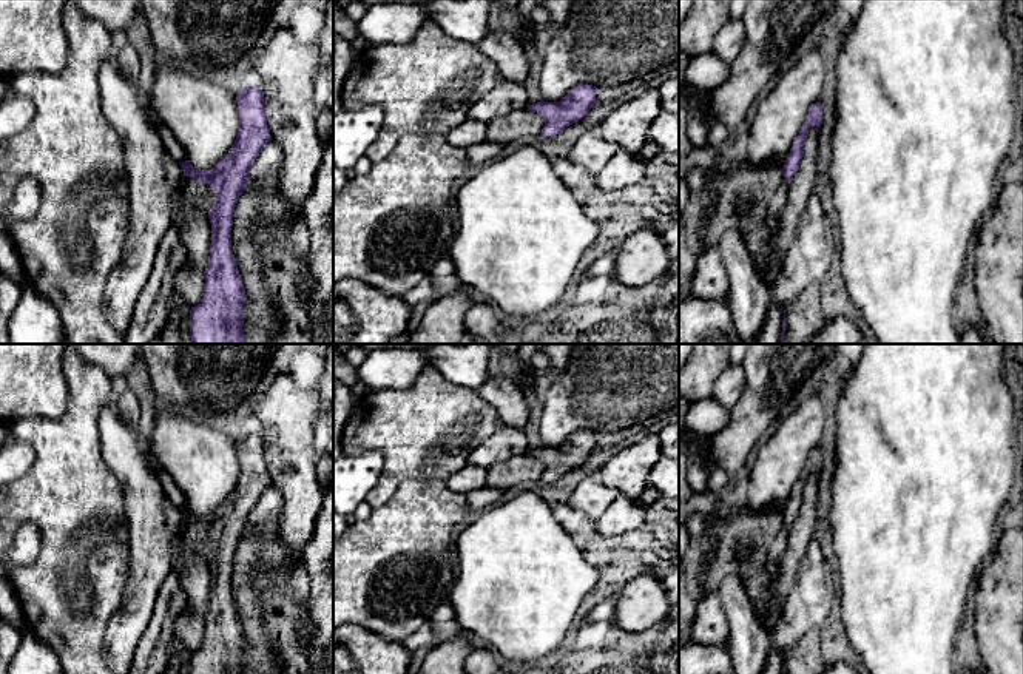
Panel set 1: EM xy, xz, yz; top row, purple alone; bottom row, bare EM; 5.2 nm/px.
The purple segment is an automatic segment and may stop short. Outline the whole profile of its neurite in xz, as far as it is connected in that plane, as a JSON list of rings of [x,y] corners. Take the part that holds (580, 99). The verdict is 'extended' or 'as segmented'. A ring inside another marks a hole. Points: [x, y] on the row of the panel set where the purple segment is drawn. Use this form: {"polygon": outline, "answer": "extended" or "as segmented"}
{"polygon": [[[593,85],[574,86],[562,100],[529,105],[532,113],[545,119],[545,126],[540,133],[543,137],[555,137],[566,126],[582,120],[588,111],[597,103],[597,88]]], "answer": "as segmented"}

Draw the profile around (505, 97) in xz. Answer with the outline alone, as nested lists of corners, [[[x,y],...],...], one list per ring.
[[[498,79],[497,85],[469,108],[468,119],[488,123],[528,106],[526,89],[522,83]]]

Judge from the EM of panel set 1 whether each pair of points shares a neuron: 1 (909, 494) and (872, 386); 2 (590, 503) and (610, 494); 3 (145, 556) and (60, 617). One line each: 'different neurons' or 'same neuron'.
1: same neuron
2: same neuron
3: different neurons

